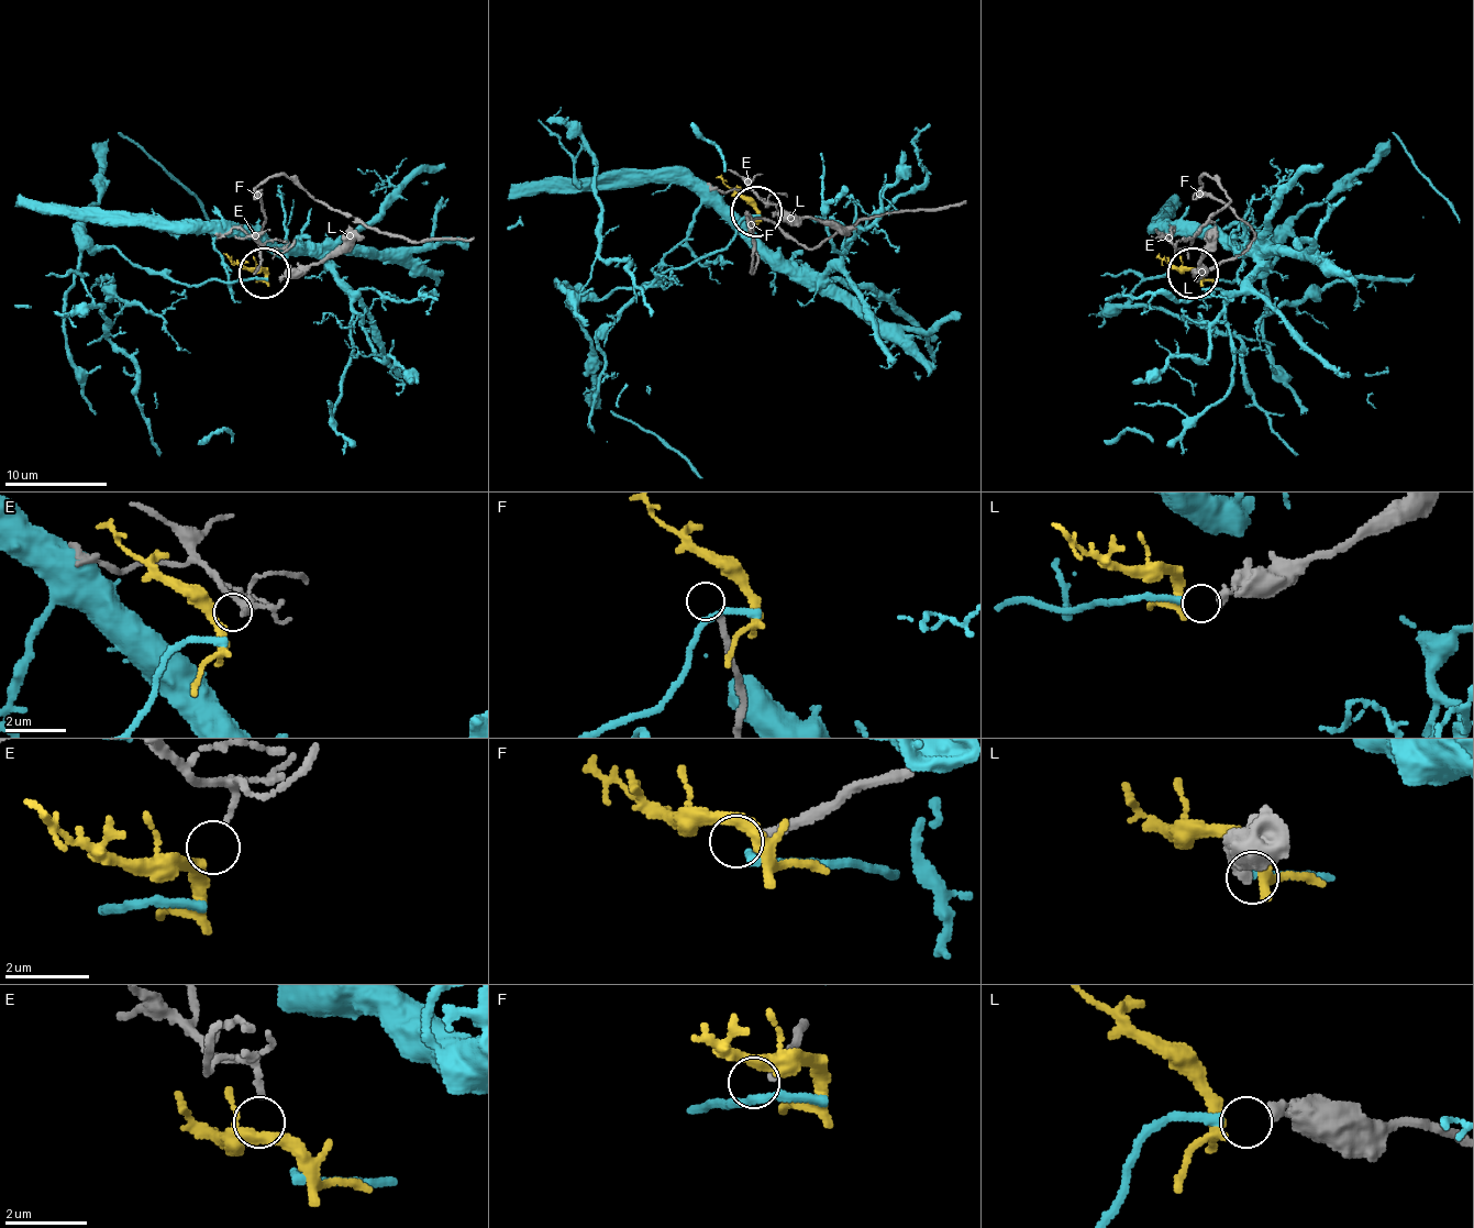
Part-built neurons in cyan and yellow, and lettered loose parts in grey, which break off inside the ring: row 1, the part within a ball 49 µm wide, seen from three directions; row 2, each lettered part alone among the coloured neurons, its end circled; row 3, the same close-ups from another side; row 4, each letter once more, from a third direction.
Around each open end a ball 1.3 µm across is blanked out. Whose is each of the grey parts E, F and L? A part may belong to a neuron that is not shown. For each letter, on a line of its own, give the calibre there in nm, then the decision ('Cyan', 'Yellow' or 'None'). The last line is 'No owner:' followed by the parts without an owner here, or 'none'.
E: Thickness 80 nm. Yellow
F: Thickness 200 nm. None
L: Thickness 280 nm. Cyan
No owner: F

